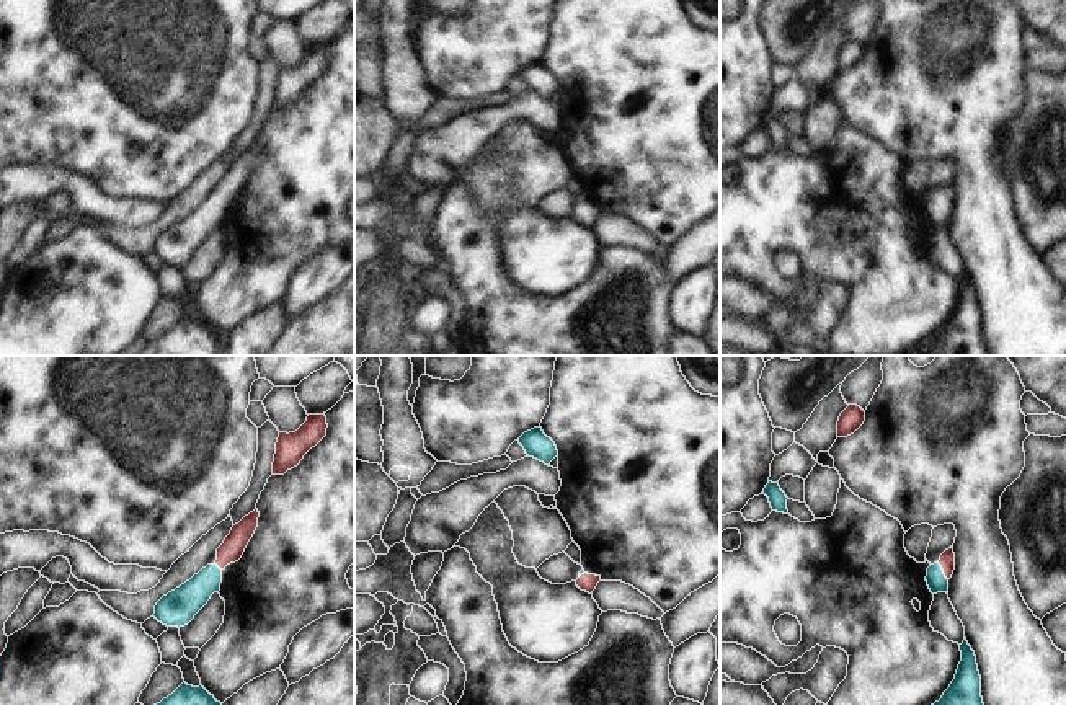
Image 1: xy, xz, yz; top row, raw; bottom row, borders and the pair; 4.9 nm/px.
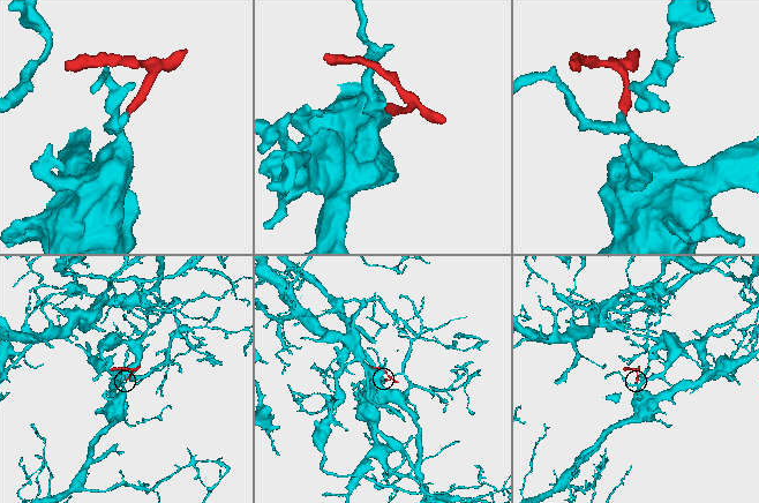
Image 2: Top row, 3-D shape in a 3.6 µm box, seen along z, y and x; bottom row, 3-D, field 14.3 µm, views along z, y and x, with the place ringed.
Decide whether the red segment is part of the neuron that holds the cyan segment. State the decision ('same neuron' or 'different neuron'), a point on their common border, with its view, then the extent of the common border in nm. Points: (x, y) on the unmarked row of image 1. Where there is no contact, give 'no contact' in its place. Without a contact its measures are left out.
same neuron; contact yz (942, 206); length 100 nm

